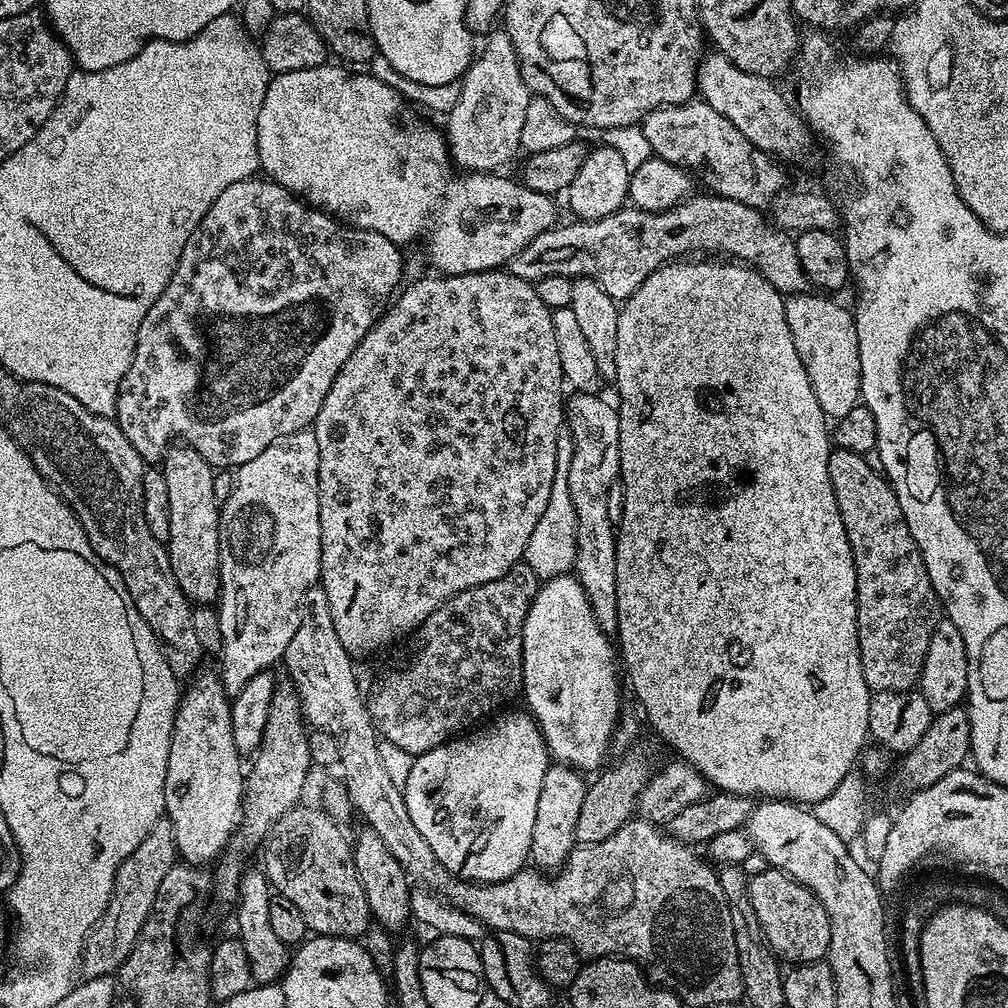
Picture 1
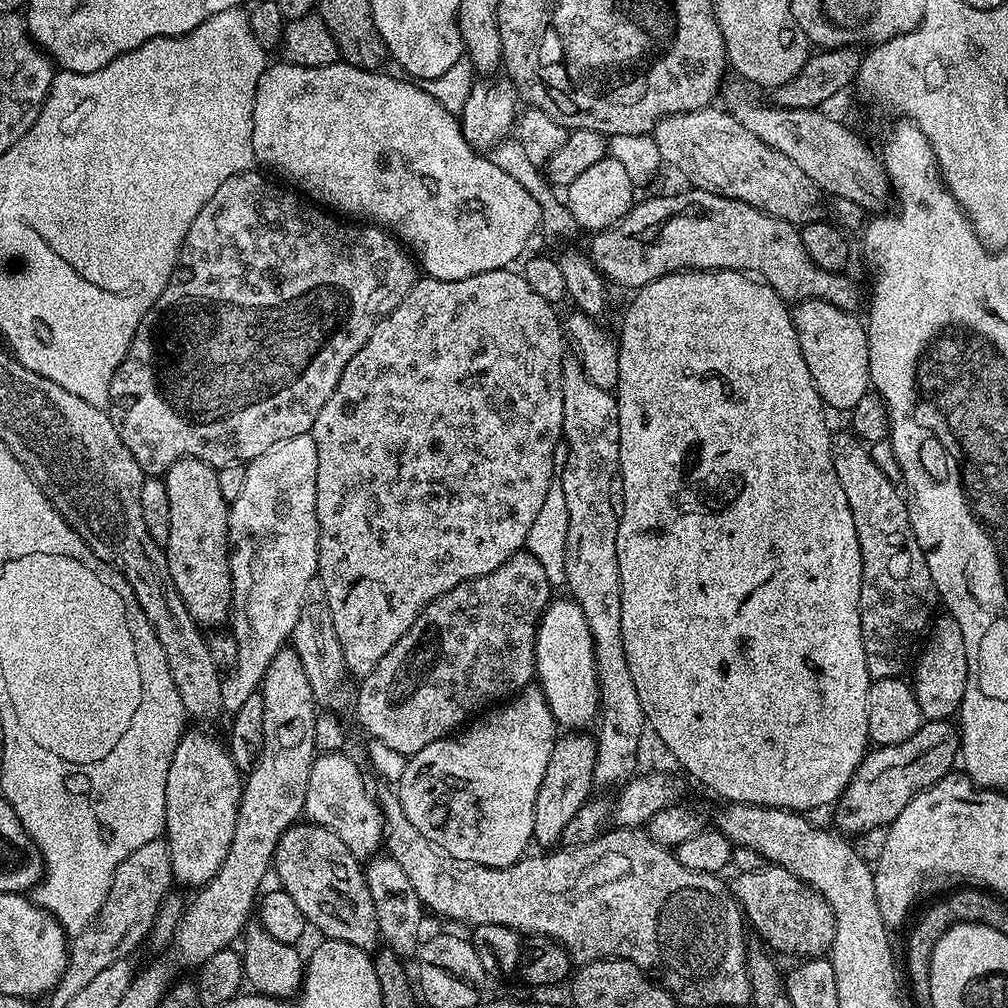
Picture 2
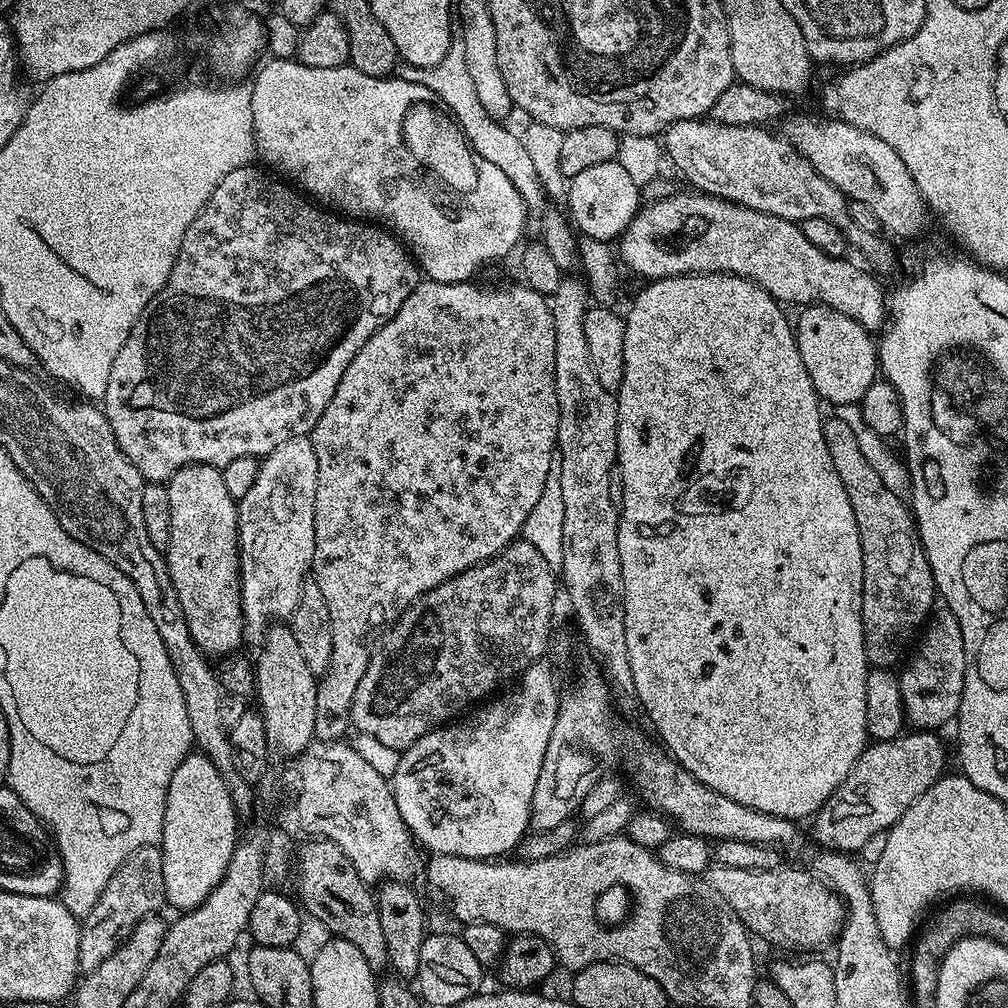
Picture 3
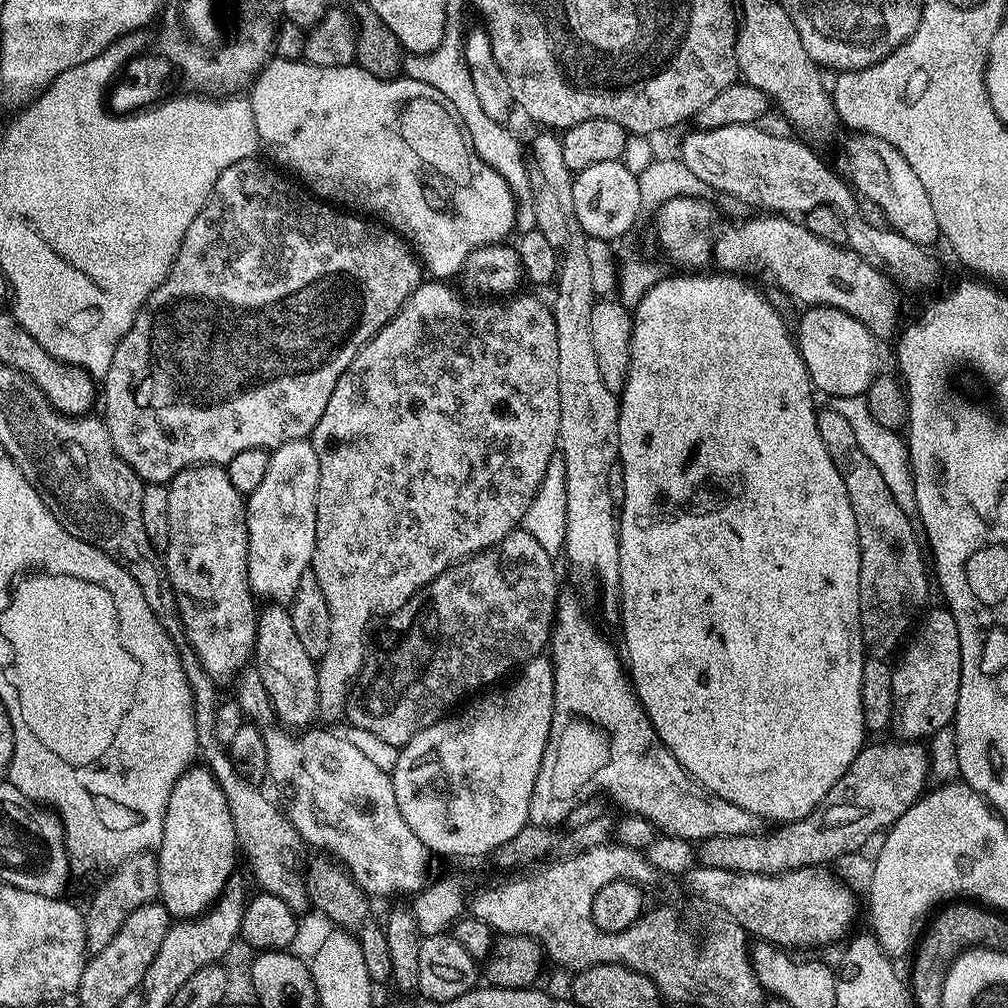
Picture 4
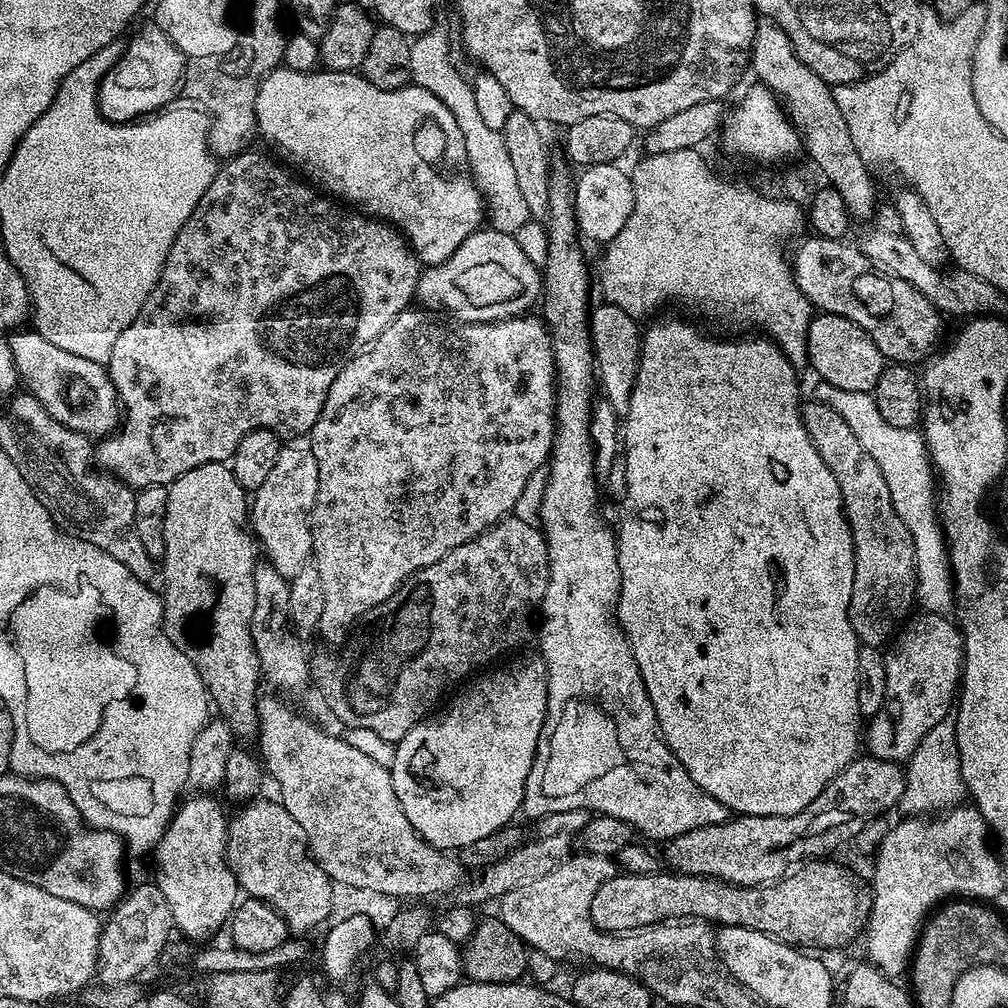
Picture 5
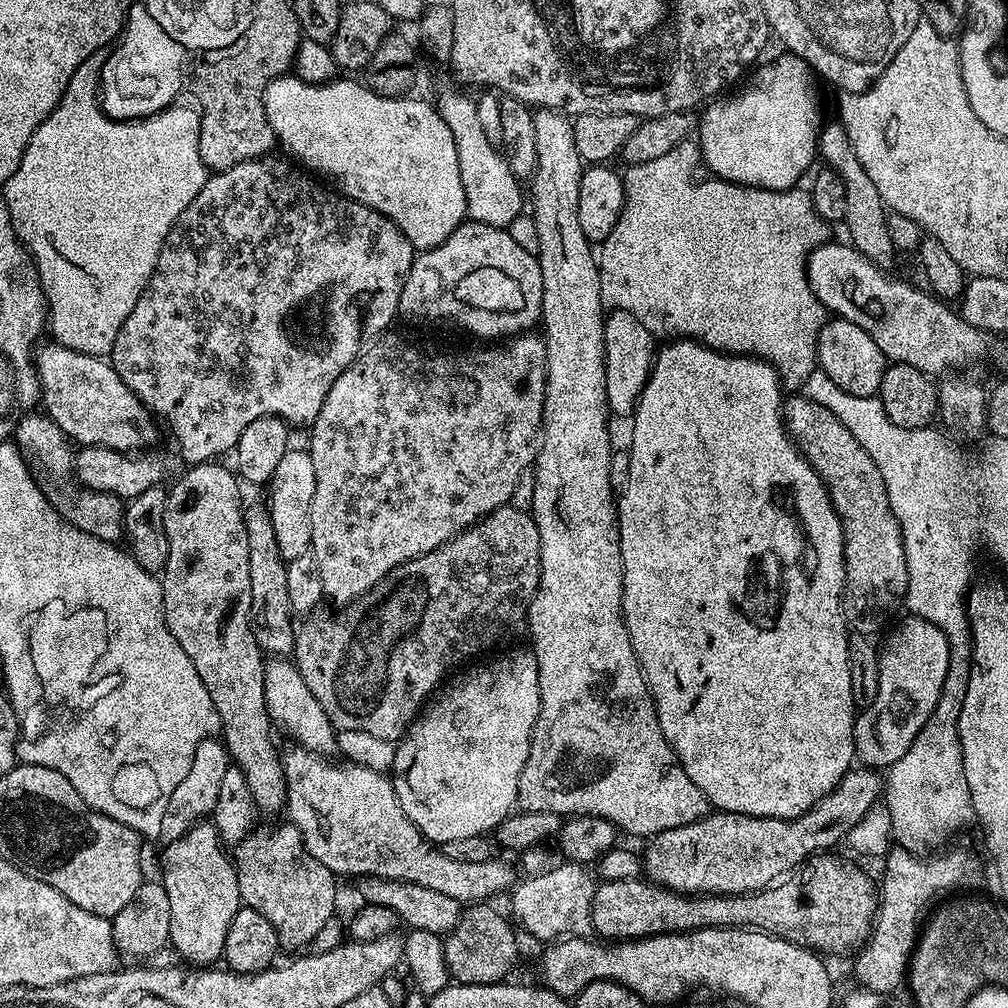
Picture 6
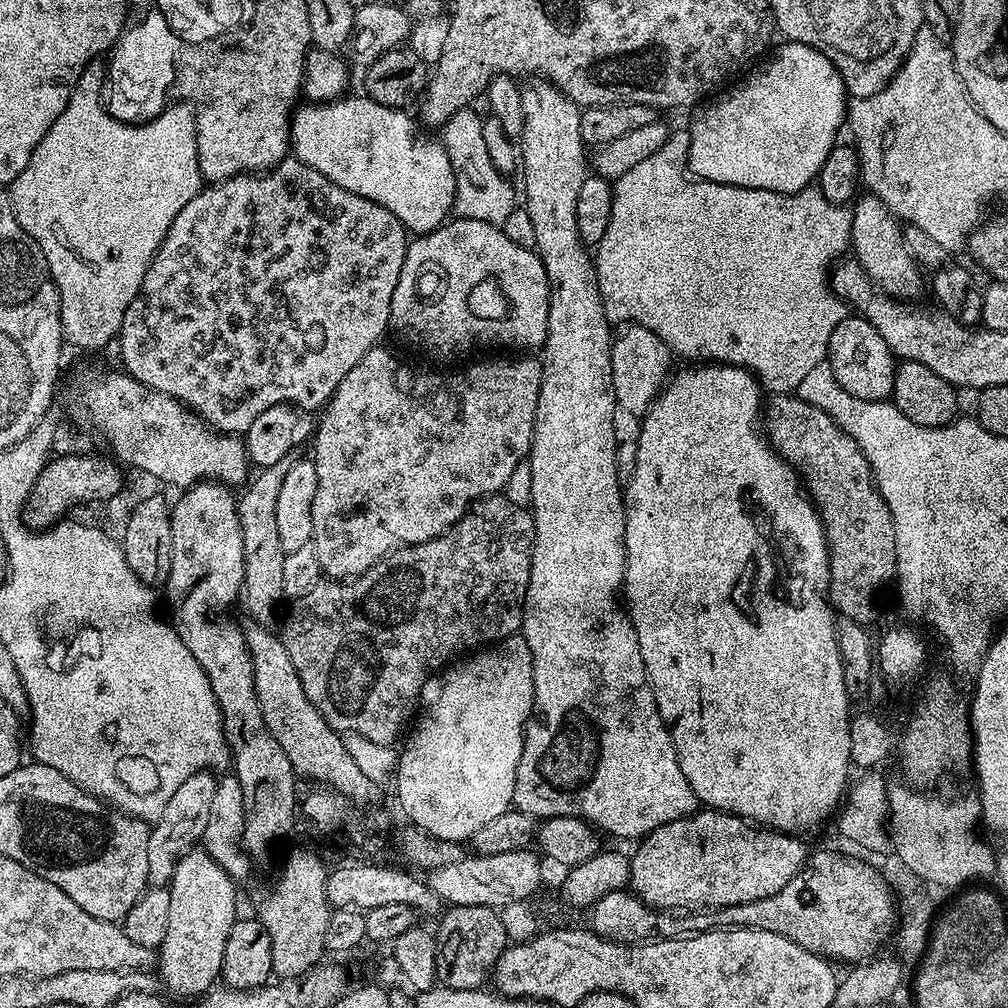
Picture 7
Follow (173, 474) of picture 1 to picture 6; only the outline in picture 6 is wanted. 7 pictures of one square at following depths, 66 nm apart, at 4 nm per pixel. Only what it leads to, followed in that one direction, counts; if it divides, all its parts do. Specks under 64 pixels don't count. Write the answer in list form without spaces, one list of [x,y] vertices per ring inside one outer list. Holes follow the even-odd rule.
[[[205,462],[202,464],[193,464],[187,469],[189,472],[177,482],[168,488],[168,501],[164,511],[164,533],[168,543],[168,561],[162,573],[162,583],[164,586],[164,621],[174,634],[178,646],[186,650],[186,658],[194,662],[194,670],[198,670],[198,678],[202,678],[202,686],[210,694],[214,702],[214,710],[218,710],[220,719],[220,732],[225,746],[228,747],[228,755],[231,763],[246,774],[246,782],[250,785],[250,794],[254,798],[257,809],[261,813],[281,811],[287,802],[287,782],[284,777],[284,766],[281,760],[281,749],[276,749],[276,744],[272,741],[272,732],[274,725],[268,716],[266,707],[266,698],[264,697],[264,665],[266,663],[265,653],[261,651],[258,642],[255,640],[255,634],[252,633],[251,618],[251,594],[250,594],[250,567],[249,567],[249,547],[247,546],[246,526],[244,525],[245,505],[240,505],[240,486],[241,481],[234,475],[231,467],[223,468],[220,462]]]

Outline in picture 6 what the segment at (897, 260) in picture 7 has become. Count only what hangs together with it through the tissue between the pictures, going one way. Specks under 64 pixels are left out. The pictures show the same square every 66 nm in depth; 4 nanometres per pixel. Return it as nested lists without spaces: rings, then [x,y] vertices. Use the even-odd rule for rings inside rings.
[[[825,123],[820,129],[818,156],[827,167],[842,178],[842,186],[846,186],[846,214],[842,221],[848,227],[847,239],[853,248],[863,254],[867,260],[877,266],[888,266],[894,257],[892,239],[888,229],[889,213],[886,211],[884,199],[878,194],[878,186],[870,182],[870,174],[862,170],[862,162],[858,162],[858,154],[854,154],[854,146],[848,137],[848,129],[843,123]]]

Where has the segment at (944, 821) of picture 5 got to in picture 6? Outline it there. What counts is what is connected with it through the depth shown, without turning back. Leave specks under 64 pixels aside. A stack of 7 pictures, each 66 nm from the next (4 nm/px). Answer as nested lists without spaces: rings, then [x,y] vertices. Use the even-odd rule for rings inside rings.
[[[896,846],[887,853],[889,856],[884,864],[884,881],[881,879],[878,884],[876,923],[872,926],[872,935],[855,957],[855,983],[859,987],[866,988],[869,992],[895,993],[895,988],[900,983],[905,983],[912,953],[918,943],[920,911],[923,910],[924,903],[935,892],[944,892],[947,888],[964,888],[979,878],[980,860],[974,853],[967,852],[964,848],[944,851],[946,850],[937,851],[937,856],[928,854],[921,858],[915,852]]]

